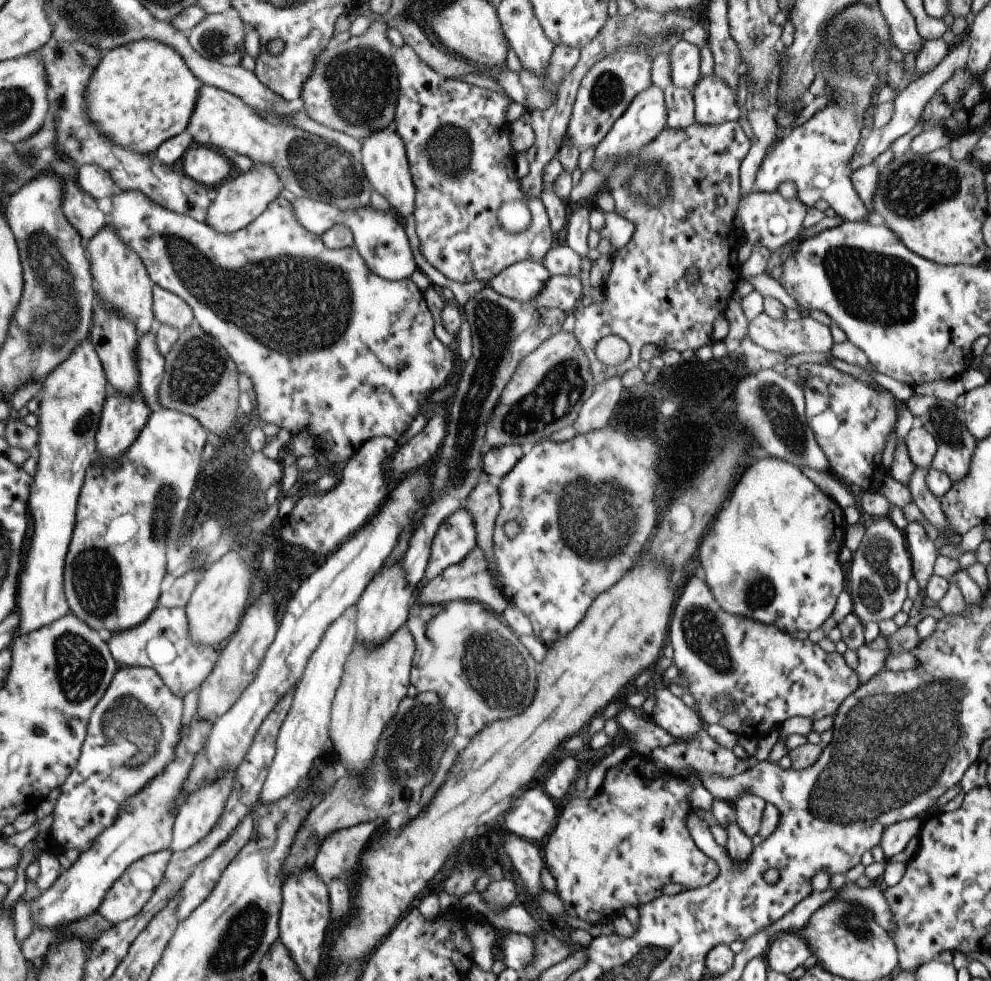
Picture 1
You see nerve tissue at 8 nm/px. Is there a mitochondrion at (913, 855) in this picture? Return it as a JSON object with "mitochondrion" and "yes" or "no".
{"mitochondrion":"no"}

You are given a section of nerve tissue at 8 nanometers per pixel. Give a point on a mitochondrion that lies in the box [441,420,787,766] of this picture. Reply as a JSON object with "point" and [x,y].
{"point":[597,519]}

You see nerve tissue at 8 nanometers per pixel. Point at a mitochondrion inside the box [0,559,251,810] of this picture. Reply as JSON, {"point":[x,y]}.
{"point":[129,725]}

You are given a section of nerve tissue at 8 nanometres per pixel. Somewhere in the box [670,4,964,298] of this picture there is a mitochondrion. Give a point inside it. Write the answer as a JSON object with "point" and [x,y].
{"point":[857,43]}

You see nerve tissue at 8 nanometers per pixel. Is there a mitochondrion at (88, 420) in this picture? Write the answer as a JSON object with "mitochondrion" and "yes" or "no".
{"mitochondrion":"yes"}

